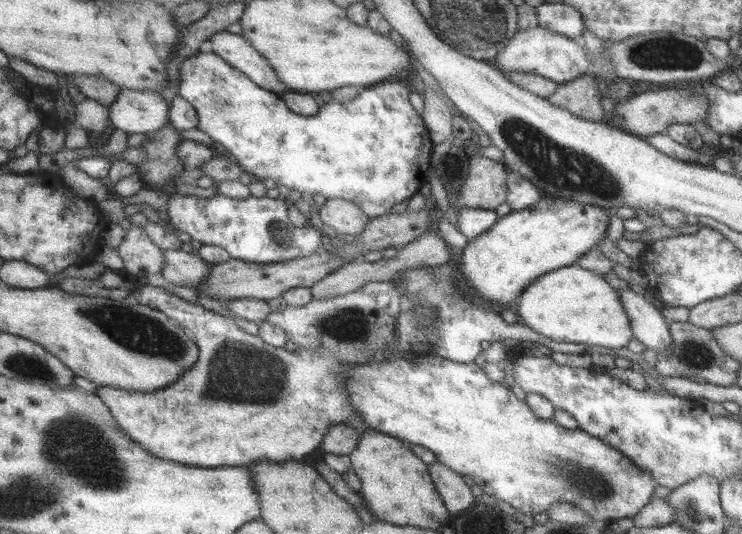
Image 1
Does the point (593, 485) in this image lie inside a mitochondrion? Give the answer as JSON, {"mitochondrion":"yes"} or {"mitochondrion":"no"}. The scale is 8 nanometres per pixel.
{"mitochondrion":"yes"}

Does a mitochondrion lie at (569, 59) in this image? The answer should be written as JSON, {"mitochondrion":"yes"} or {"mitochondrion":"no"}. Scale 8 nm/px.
{"mitochondrion":"no"}

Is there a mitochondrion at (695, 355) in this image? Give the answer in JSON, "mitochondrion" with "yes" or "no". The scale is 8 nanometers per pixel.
{"mitochondrion":"yes"}

